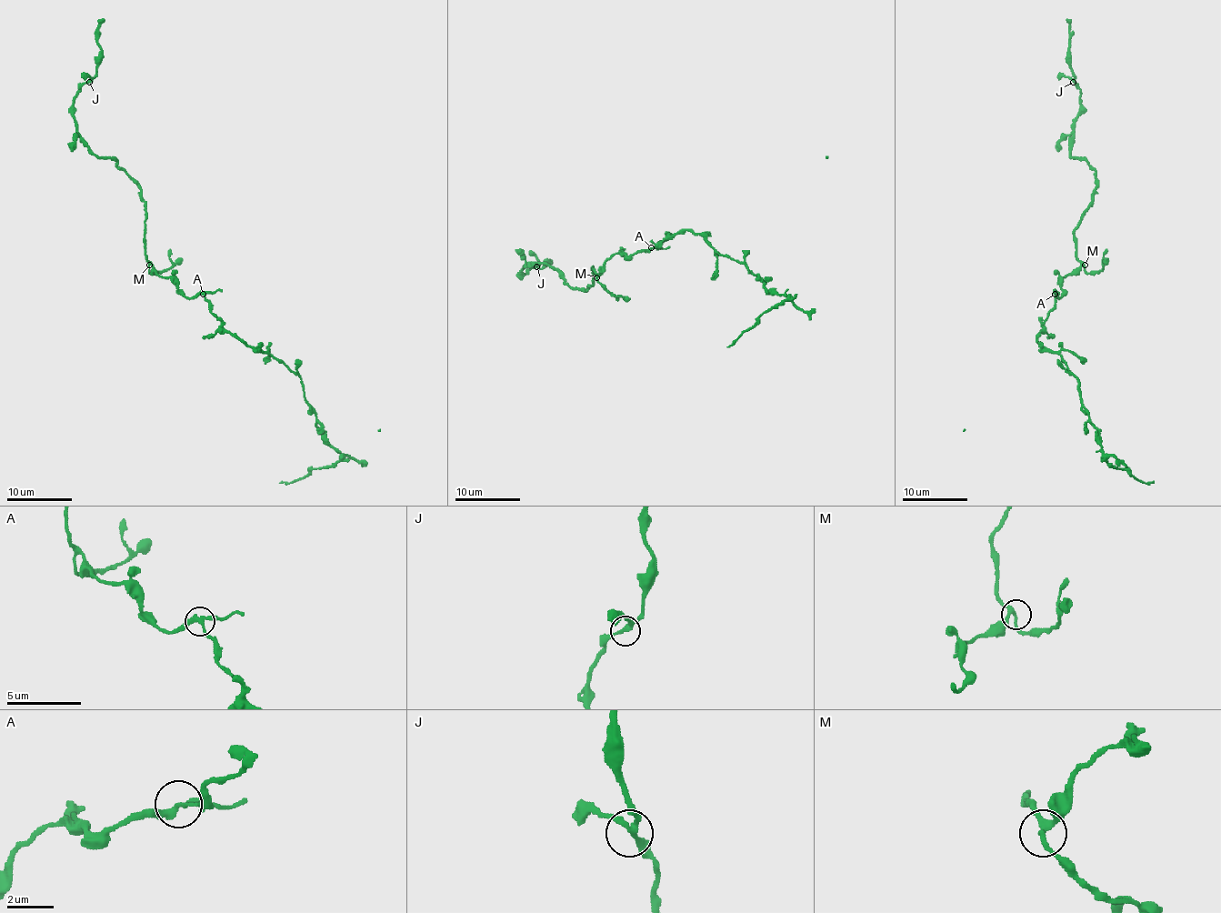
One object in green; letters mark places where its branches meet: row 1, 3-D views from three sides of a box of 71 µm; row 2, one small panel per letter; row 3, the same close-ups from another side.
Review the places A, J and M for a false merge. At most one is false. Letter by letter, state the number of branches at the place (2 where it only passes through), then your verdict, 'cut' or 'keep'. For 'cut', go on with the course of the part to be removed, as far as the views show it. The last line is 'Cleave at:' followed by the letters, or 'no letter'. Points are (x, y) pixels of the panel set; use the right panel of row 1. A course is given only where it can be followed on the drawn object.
A: 3 branches meet; cut; foreign part runs (1055, 294), (1055, 307), (1037, 341), (1055, 351), (1077, 380), (1081, 406), (1112, 466), (1154, 482)
J: 3 branches meet; keep
M: 3 branches meet; keep
Cleave at: A

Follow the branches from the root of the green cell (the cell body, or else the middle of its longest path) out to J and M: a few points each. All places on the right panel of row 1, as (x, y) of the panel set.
J: (1063, 293), (1060, 277), (1081, 265), (1075, 227), (1095, 187), (1095, 171), (1069, 153), (1079, 111), (1073, 82)
M: (1063, 293), (1060, 277), (1075, 273), (1085, 265)

